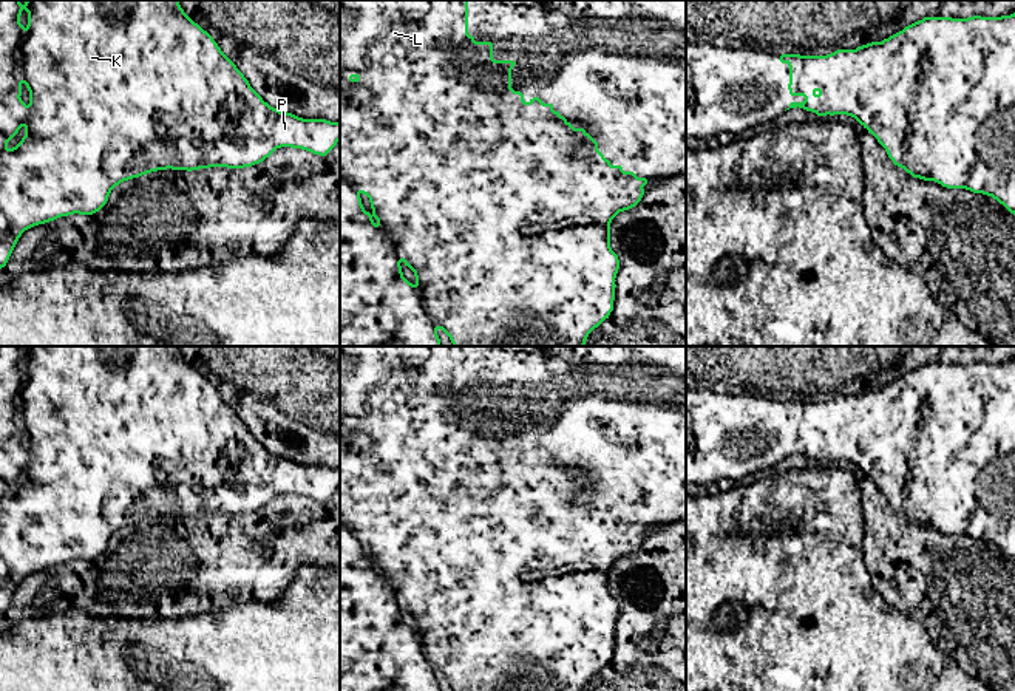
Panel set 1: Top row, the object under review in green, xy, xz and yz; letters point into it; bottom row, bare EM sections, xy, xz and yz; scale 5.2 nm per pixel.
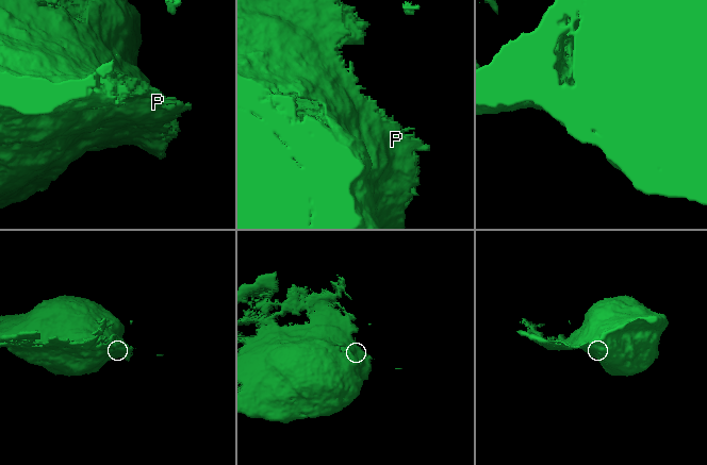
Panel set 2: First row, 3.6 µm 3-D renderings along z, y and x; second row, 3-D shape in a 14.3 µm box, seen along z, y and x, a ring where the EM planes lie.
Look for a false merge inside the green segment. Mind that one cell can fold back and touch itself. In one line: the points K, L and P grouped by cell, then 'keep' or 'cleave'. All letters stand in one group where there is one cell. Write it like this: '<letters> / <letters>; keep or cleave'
K L P; keep

